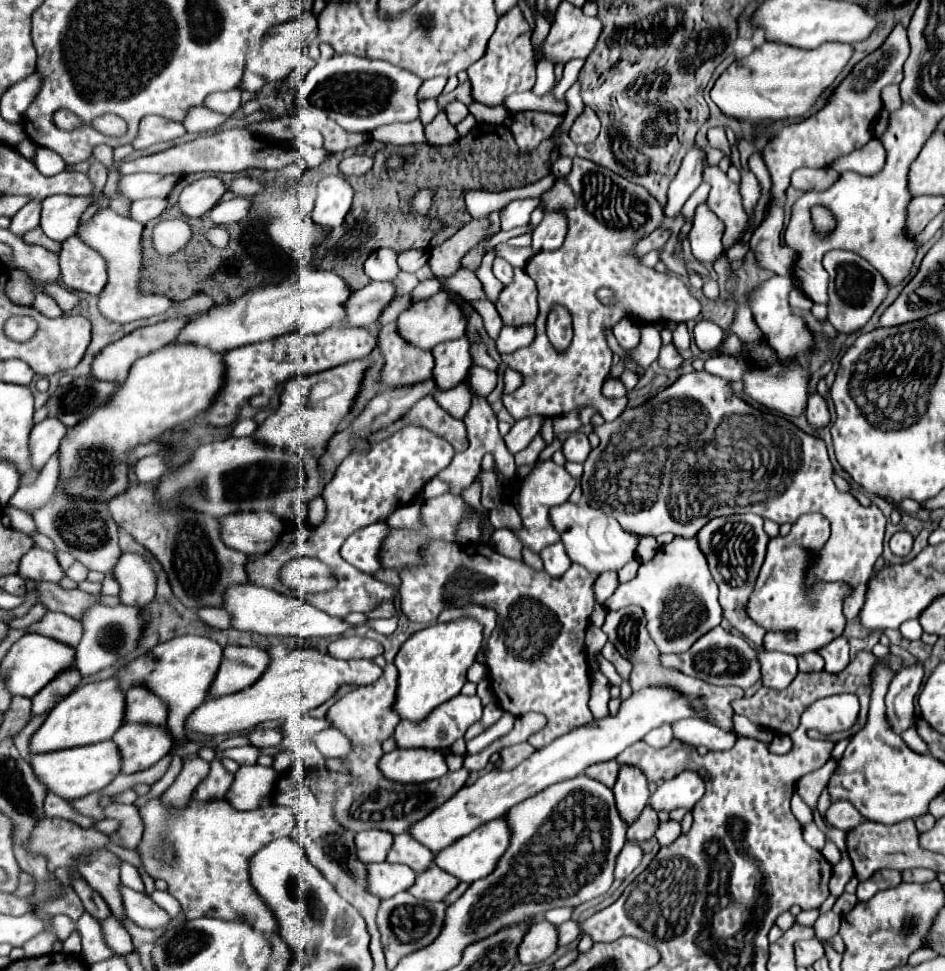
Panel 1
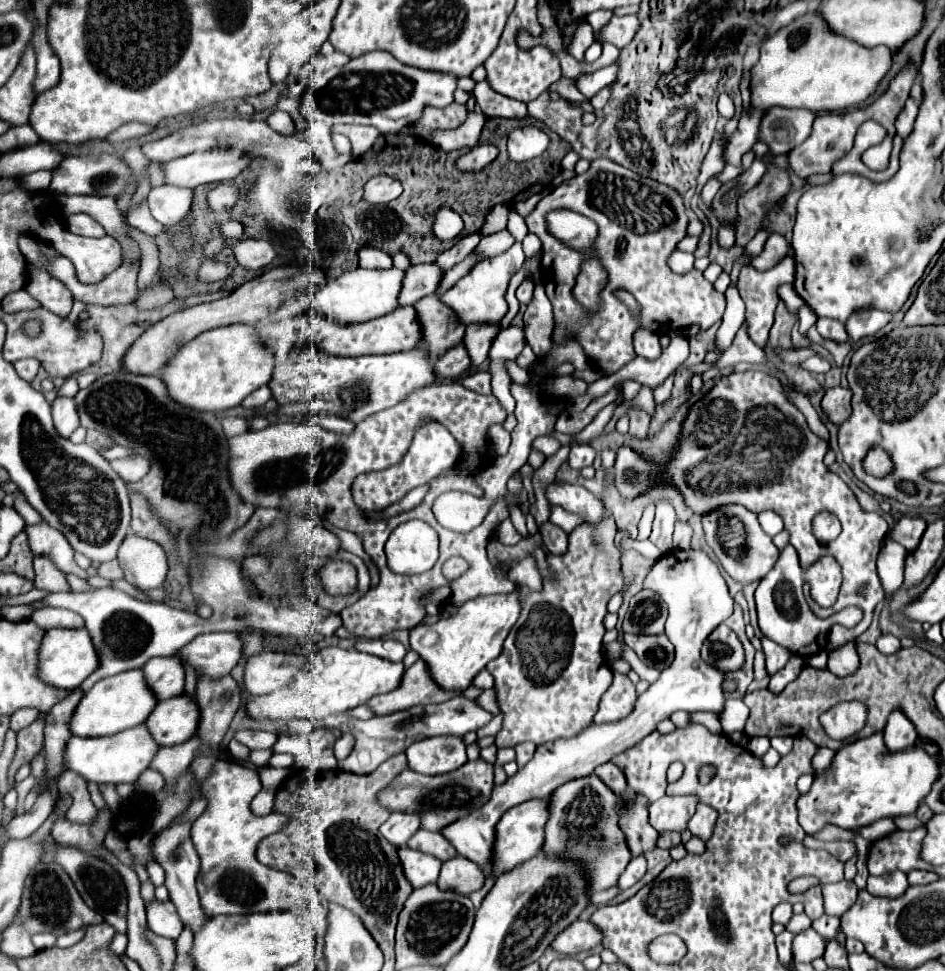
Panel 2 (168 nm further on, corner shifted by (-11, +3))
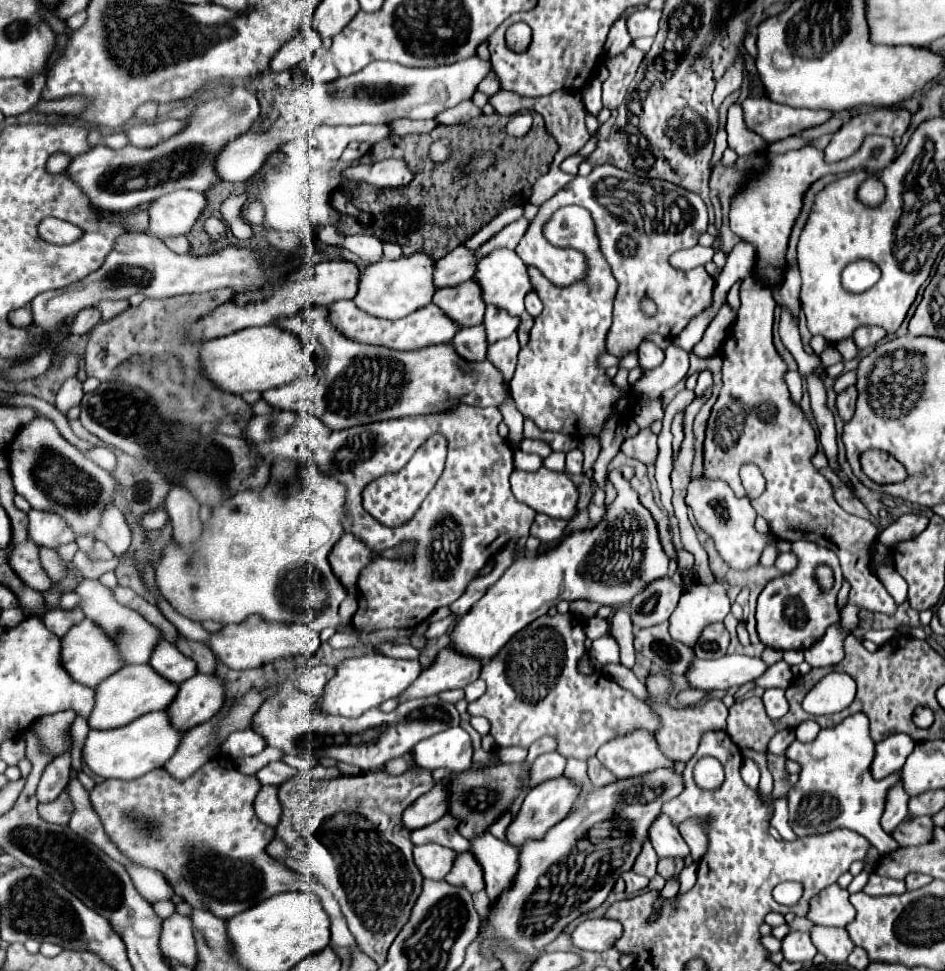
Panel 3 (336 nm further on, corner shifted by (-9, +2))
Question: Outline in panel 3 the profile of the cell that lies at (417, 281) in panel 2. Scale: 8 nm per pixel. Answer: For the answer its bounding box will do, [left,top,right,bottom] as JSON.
[433,245,475,289]

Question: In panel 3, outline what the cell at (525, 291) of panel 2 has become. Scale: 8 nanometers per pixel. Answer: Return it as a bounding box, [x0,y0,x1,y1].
[525,291,543,317]

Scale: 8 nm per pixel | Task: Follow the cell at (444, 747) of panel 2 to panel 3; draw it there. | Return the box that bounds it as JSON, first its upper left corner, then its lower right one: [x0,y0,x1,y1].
[413,727,471,773]

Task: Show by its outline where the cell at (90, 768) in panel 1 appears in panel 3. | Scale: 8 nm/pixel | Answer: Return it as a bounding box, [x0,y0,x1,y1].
[83,711,183,781]

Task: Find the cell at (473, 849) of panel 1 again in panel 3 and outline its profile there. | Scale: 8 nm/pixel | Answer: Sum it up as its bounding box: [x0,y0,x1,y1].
[507,777,577,847]

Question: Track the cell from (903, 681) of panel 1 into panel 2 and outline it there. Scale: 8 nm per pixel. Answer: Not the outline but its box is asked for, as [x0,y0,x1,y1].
[883,712,917,752]

